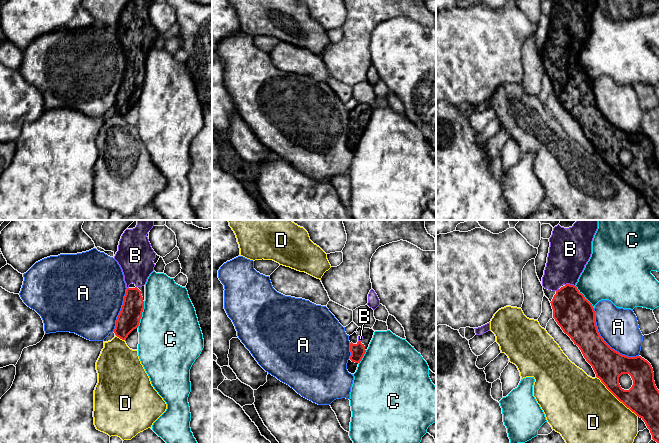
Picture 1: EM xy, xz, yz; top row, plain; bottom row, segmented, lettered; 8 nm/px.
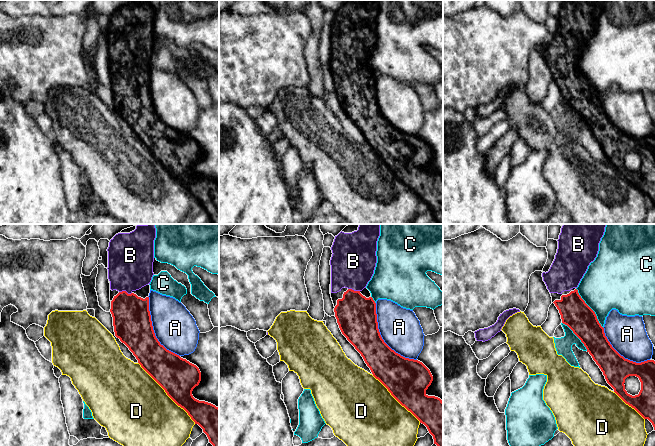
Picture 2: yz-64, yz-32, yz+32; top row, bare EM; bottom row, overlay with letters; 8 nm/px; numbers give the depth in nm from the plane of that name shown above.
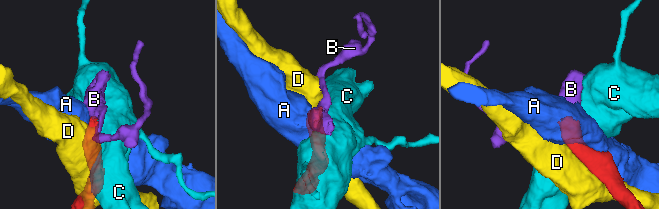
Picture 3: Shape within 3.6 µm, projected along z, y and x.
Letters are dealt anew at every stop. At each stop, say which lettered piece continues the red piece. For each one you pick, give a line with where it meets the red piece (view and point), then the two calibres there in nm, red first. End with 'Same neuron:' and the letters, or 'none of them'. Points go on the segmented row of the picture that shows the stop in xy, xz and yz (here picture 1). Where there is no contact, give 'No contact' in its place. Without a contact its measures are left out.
B: Touches red at yz (569, 284). Thickness 300 nm (red) against 320 nm
Same neuron: B

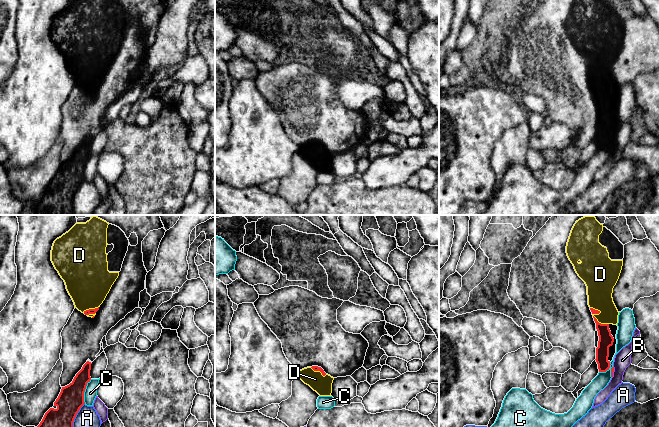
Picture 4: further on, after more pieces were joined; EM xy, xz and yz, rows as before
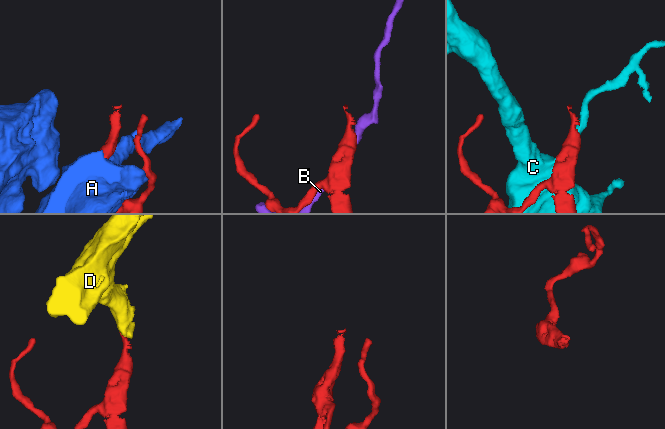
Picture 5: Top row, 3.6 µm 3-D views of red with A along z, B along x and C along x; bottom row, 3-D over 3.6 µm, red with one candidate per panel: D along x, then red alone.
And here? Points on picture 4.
D: Touches red at xz (318, 370). Thickness 50 nm (red) against 150 nm
Same neuron: D

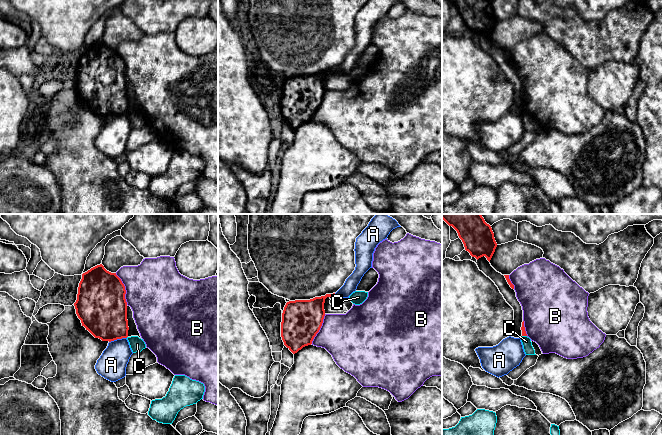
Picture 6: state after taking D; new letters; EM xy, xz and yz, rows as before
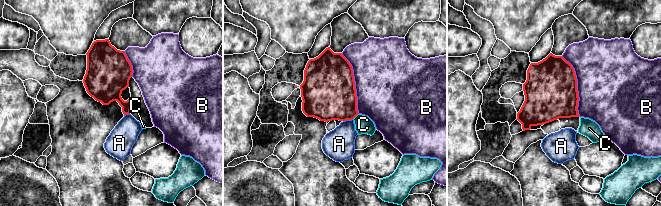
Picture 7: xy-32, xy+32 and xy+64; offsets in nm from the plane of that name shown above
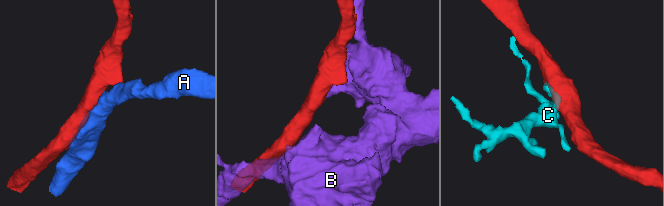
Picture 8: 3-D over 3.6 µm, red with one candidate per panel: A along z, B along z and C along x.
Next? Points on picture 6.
Same neuron: none of them

